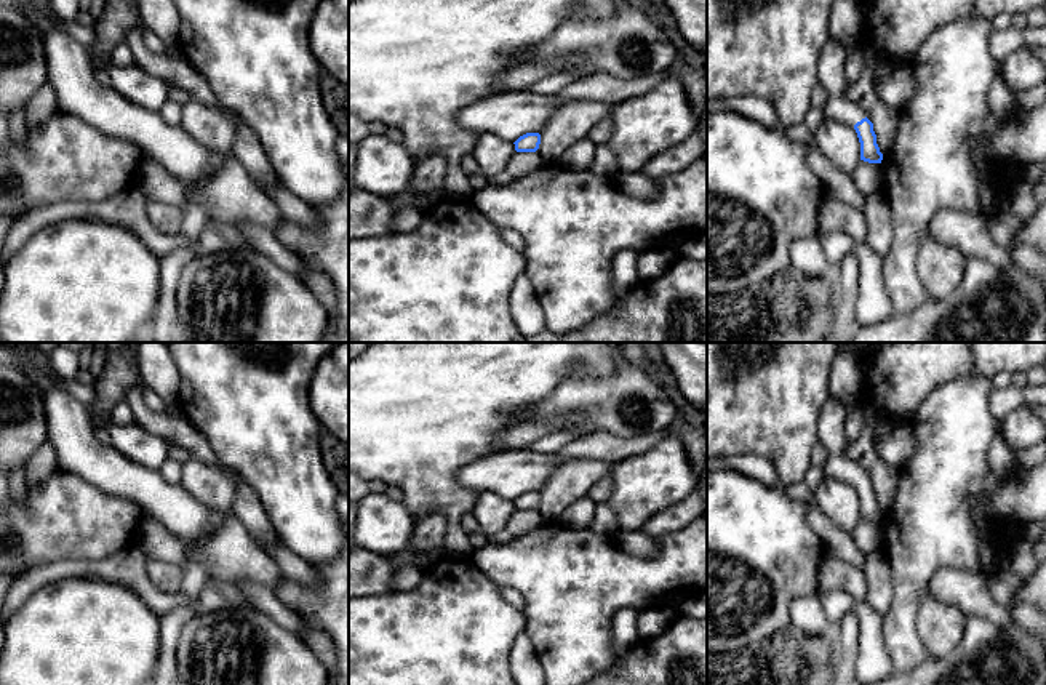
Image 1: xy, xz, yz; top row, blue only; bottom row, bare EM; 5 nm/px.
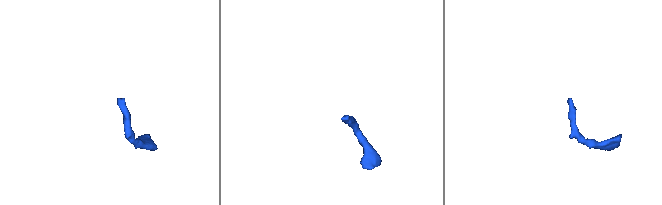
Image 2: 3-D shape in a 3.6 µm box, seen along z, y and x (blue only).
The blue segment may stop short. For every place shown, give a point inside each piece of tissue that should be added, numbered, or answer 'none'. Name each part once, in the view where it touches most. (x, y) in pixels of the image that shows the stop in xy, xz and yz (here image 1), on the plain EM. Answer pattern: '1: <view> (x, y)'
1: yz (830, 429)

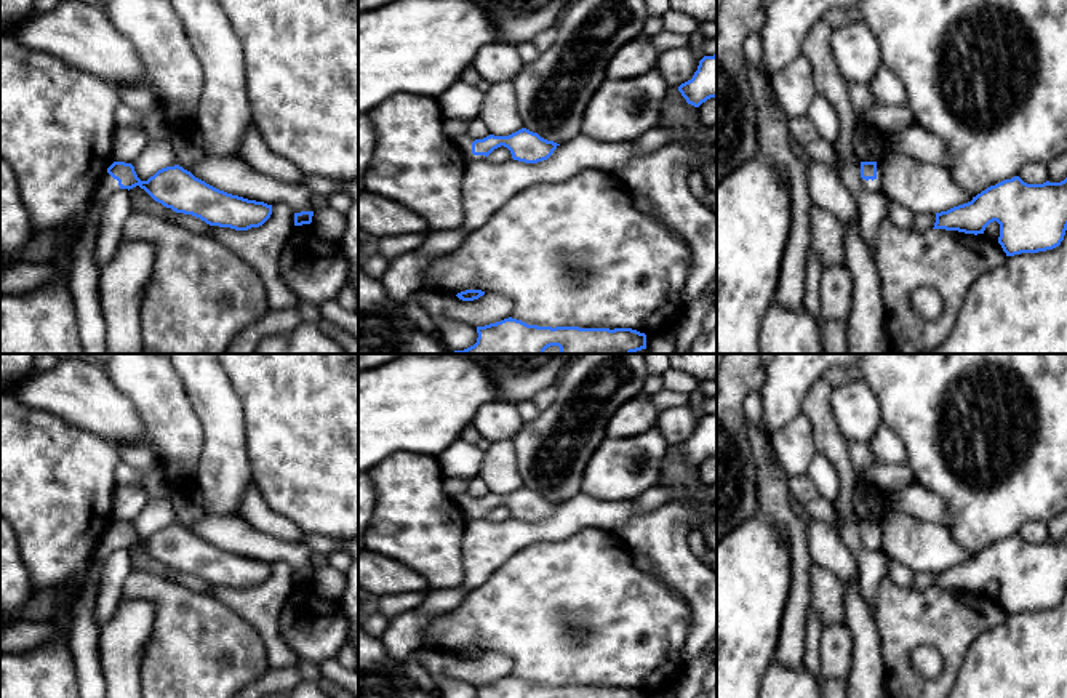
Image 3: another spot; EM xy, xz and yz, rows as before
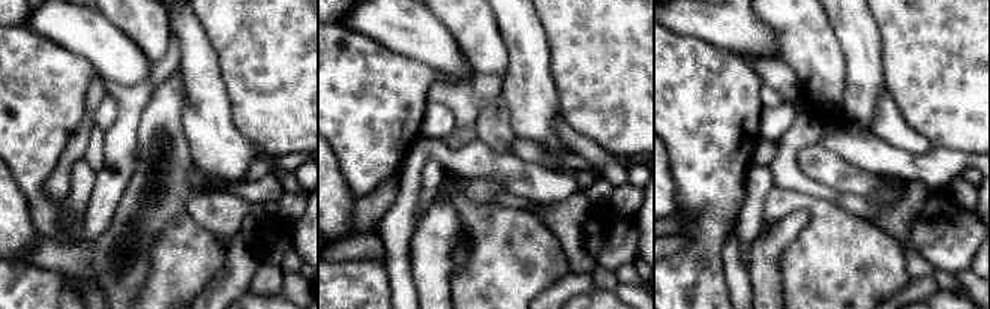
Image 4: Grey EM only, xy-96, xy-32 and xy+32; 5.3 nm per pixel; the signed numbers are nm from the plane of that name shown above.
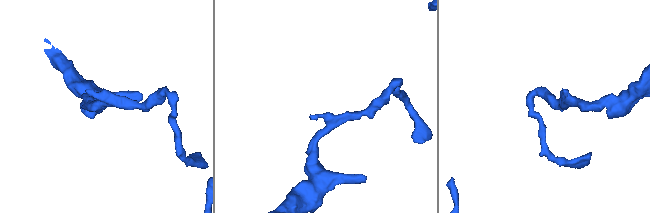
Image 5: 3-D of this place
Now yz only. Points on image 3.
1: yz (875, 543)

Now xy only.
1: xy (83, 629)

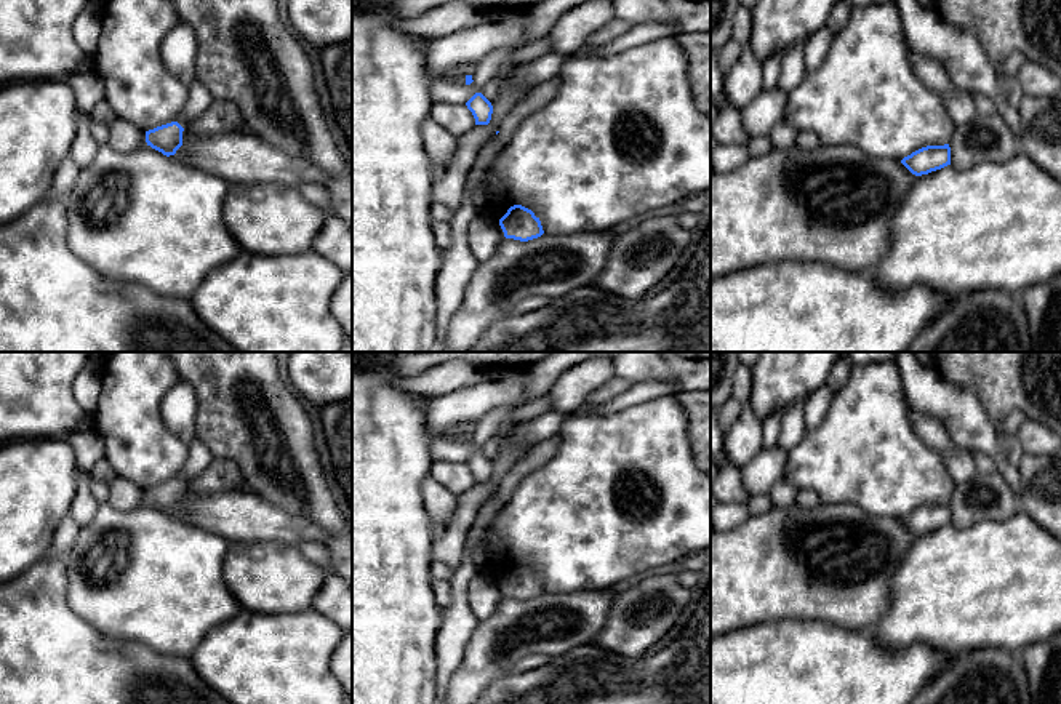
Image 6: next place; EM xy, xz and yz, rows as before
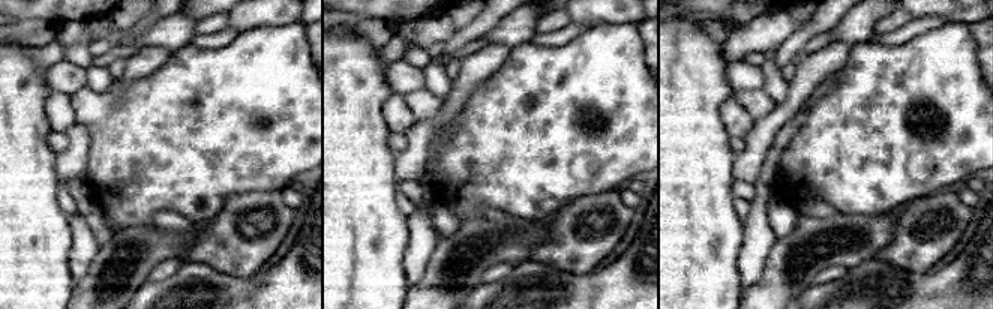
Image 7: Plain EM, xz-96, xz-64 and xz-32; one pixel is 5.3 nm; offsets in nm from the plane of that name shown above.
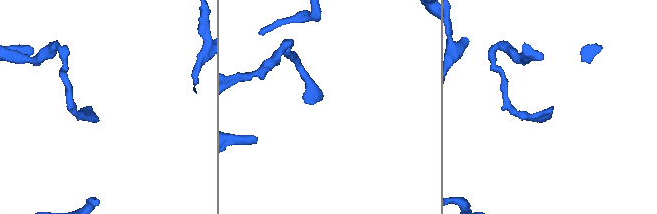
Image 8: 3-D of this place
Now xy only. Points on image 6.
1: xy (199, 456)

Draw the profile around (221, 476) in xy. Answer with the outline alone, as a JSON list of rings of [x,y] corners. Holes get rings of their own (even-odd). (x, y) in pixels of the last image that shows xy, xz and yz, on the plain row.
[[[229,459],[213,462],[197,477],[182,485],[189,491],[221,493],[245,488],[238,467]]]

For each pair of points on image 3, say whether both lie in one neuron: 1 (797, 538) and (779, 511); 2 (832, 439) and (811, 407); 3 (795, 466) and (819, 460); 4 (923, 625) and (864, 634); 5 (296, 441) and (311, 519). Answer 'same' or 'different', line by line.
1: same
2: same
3: different
4: different
5: same

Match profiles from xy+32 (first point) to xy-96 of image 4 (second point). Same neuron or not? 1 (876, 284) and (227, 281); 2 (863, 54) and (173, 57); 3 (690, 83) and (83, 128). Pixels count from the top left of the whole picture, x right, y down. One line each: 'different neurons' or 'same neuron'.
1: different neurons
2: different neurons
3: different neurons

